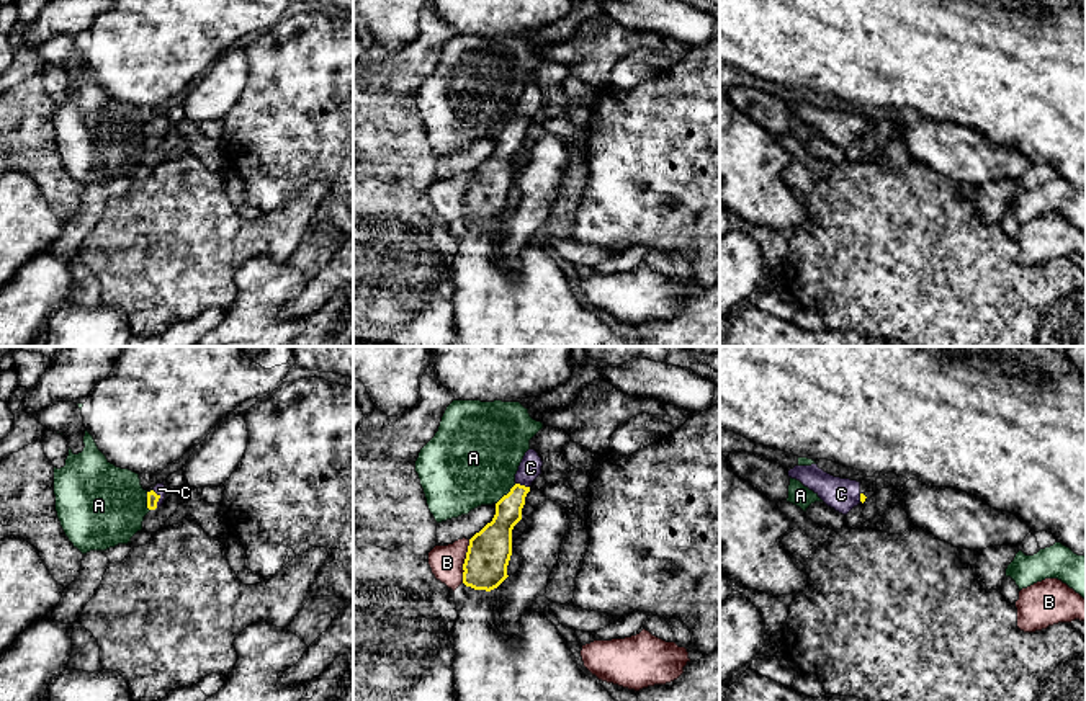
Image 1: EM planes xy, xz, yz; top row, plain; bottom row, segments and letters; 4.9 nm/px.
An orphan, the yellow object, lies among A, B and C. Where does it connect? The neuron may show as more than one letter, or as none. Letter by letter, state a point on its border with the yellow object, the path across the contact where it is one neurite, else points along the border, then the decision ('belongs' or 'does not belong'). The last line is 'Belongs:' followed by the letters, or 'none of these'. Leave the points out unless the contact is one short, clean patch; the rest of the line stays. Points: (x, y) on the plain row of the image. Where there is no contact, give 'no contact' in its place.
A: xz (507, 128) | does not belong
B: xz (465, 195) | does not belong
C: xy (159, 131) | across xy (152, 131), (159, 131), (159, 123) | belongs
Belongs: C

